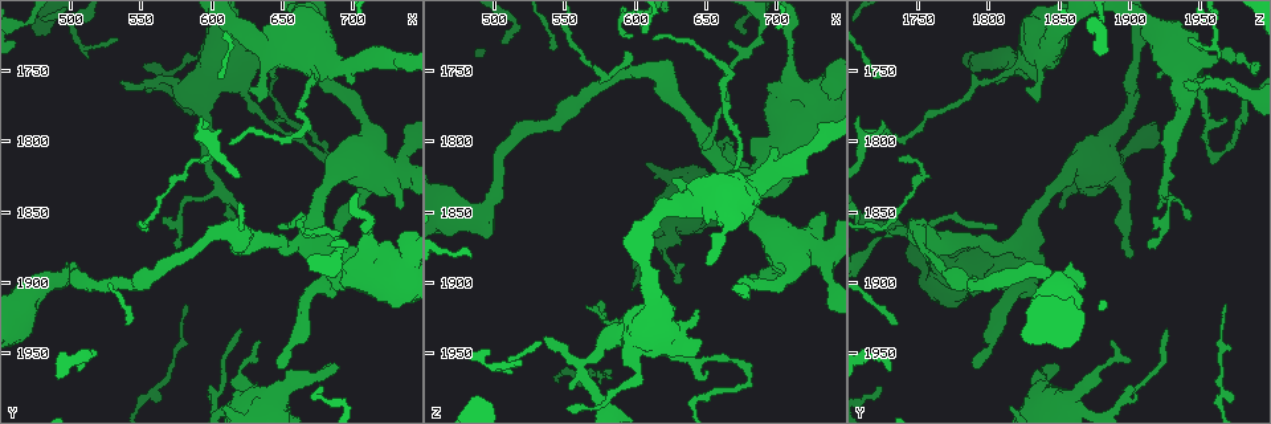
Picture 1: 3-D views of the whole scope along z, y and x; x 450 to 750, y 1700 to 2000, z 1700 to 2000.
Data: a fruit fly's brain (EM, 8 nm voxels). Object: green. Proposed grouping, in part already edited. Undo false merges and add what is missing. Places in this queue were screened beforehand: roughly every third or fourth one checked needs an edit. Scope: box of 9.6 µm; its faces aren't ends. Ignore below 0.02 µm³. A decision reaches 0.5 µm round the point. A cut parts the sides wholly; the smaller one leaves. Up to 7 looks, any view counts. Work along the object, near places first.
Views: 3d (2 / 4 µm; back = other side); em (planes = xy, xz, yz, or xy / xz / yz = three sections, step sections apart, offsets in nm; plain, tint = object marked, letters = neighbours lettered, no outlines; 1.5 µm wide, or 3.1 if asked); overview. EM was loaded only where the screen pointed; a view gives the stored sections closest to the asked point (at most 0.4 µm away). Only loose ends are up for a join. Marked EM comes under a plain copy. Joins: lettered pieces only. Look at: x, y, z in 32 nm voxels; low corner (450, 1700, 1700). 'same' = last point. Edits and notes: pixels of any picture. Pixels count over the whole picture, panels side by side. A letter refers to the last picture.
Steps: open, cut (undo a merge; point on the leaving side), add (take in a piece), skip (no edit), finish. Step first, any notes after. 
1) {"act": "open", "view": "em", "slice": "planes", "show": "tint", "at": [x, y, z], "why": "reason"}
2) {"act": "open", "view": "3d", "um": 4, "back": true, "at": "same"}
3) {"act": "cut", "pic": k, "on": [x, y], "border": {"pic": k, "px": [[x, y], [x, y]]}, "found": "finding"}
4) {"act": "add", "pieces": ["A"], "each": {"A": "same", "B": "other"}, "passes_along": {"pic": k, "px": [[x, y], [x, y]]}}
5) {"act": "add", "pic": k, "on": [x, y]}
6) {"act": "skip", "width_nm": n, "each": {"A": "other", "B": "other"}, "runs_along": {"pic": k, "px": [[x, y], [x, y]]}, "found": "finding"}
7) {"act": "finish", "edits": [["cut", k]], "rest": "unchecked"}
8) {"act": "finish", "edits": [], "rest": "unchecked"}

{"act": "open", "view": "em", "slice": "planes", "show": "letters", "at": [602, 1742, 1964], "why": "sharp bend"}

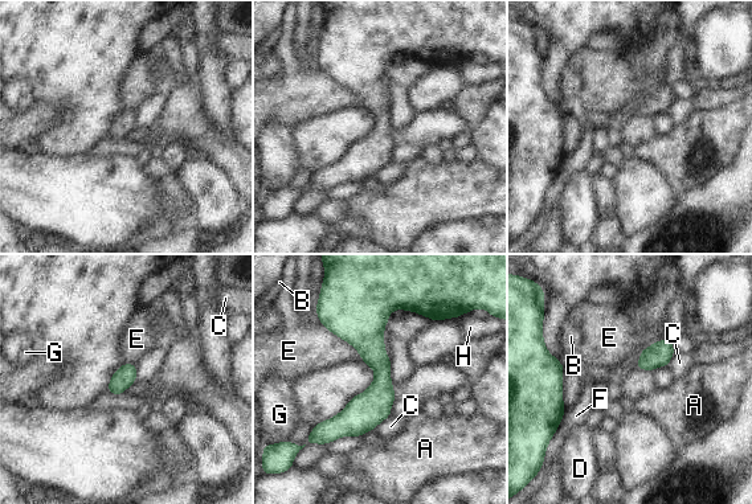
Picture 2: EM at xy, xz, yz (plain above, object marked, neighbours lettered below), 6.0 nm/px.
{"act": "skip", "width_nm": 90, "each": {"A": "other", "B": "other", "C": "other", "D": "other", "E": "other", "F": "other", "G": "other", "H": "other"}, "border": {"pic": 2, "px": [[319, 322], [346, 340], [362, 359]]}, "found": "continuous, no second neuron"}

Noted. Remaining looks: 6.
{"act": "open", "view": "em", "slice": "yz", "step": 4, "show": "tint", "at": [644, 1756, 1920]}

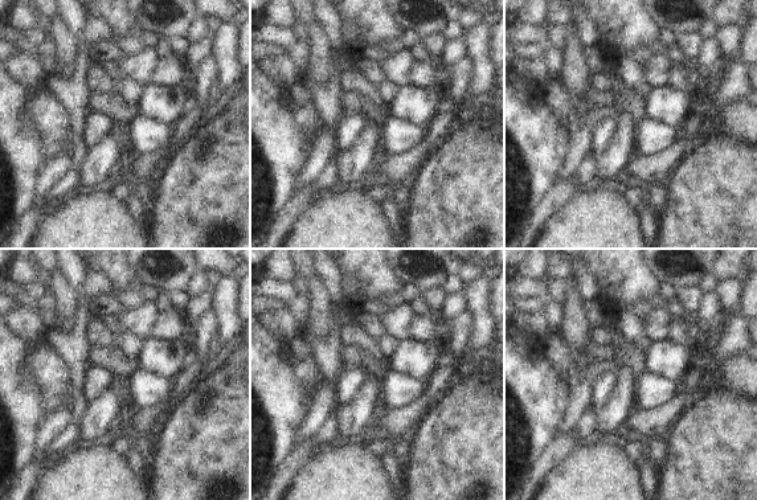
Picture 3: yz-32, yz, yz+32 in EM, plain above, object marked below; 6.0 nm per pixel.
{"act": "open", "view": "em", "slice": "planes", "show": "letters", "at": "same"}

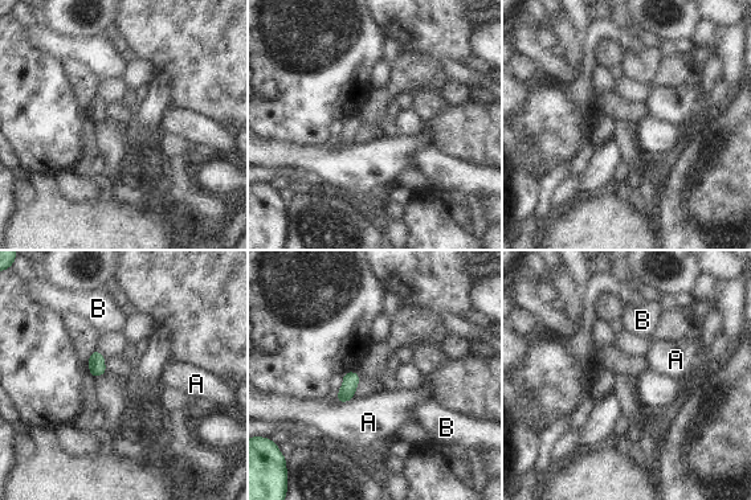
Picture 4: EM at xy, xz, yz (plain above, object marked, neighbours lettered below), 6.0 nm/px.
{"act": "skip", "longest_contact_nm": ["A", 110], "each": {"A": "other", "B": "other"}, "found": "no lettered piece goes on from it"}

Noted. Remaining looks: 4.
{"act": "open", "view": "em", "slice": "xy", "step": 4, "show": "letters", "at": [670, 1804, 1954], "why": "abrupt turn"}

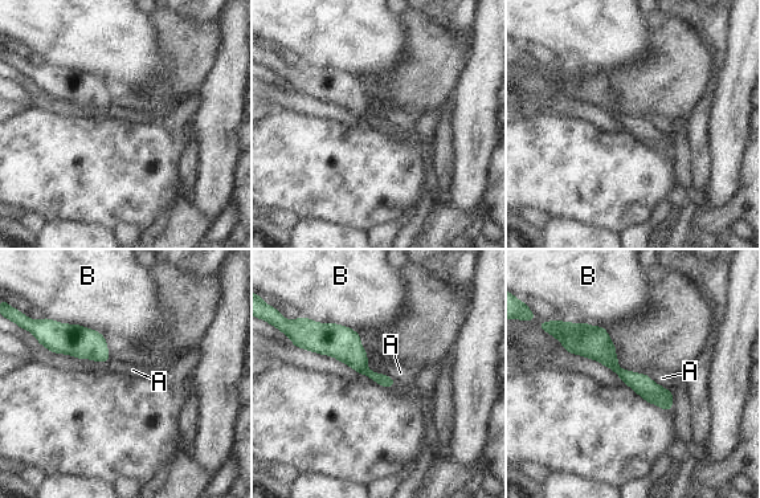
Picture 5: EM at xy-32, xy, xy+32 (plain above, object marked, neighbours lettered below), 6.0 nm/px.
{"act": "skip", "longest_contact_nm": ["B", 360], "each": {"A": "other", "B": "other"}, "found": "one neuron here"}

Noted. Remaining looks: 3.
{"act": "finish", "edits": [], "rest": "unchecked"}

